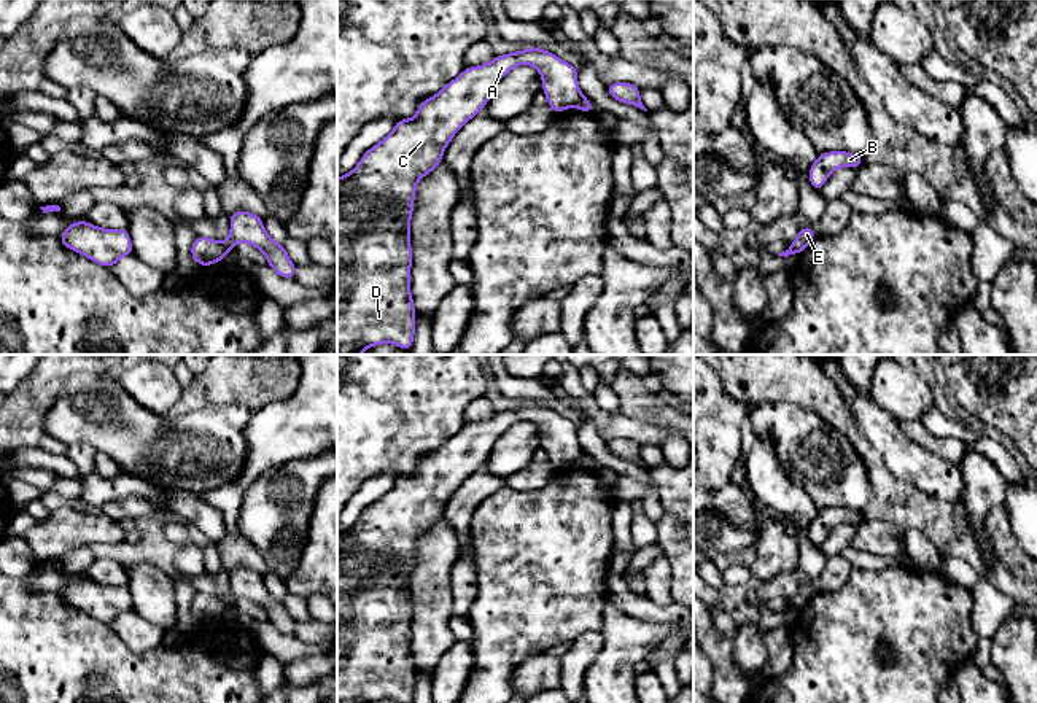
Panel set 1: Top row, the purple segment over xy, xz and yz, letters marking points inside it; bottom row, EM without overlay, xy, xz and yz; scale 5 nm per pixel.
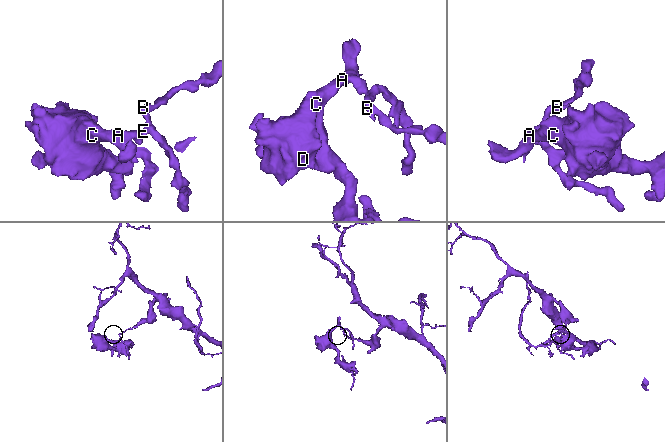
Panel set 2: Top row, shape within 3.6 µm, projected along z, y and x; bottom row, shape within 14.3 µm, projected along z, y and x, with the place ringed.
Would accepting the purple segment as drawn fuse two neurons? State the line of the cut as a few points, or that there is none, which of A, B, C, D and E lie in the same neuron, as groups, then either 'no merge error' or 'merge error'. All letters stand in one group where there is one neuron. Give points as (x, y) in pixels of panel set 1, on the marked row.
cut in xy along (220, 242), (226, 252); A C D / B E; merge error

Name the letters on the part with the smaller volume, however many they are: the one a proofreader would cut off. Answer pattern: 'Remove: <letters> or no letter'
Remove: A, C, D

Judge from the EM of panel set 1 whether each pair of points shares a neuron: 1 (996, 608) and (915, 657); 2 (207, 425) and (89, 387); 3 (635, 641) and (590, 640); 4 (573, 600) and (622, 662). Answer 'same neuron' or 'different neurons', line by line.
1: different neurons
2: same neuron
3: different neurons
4: different neurons

